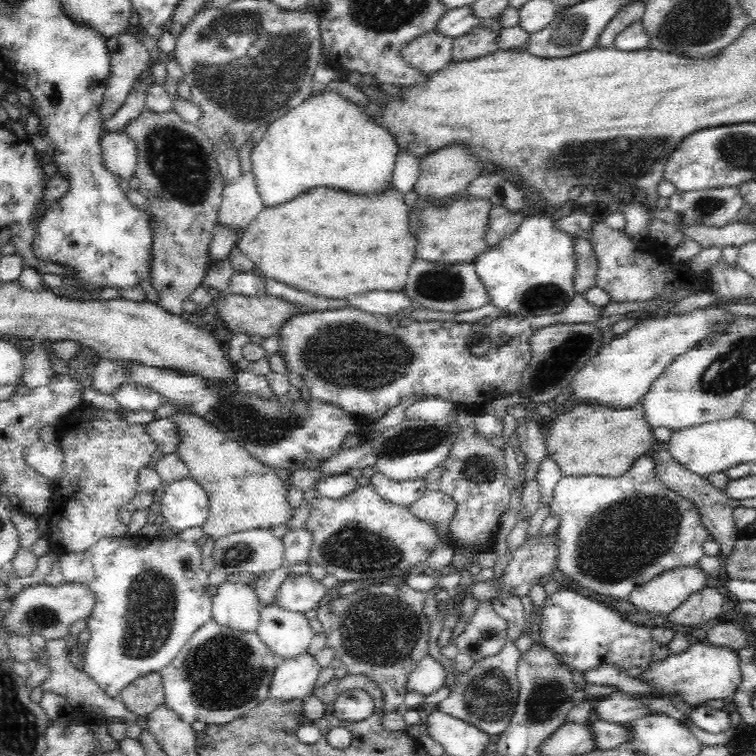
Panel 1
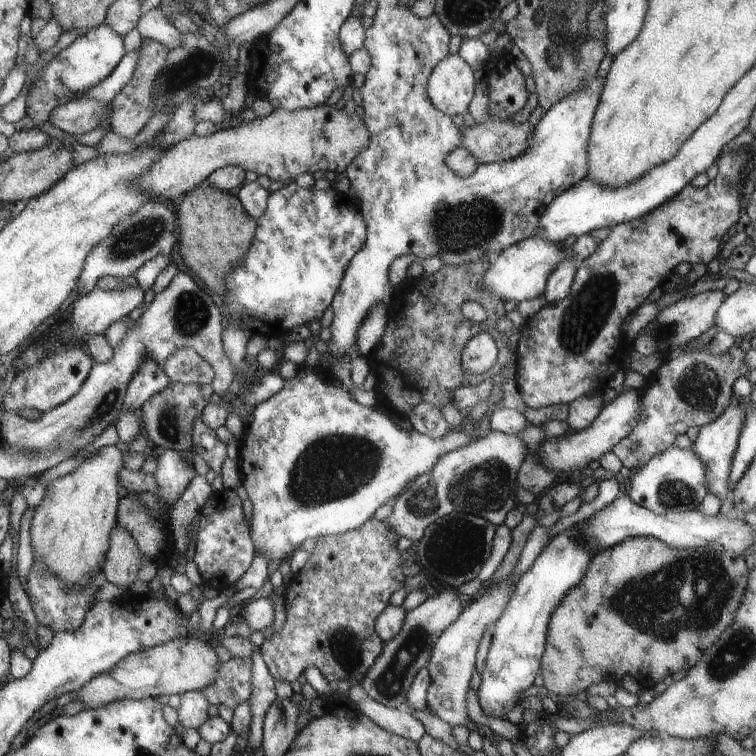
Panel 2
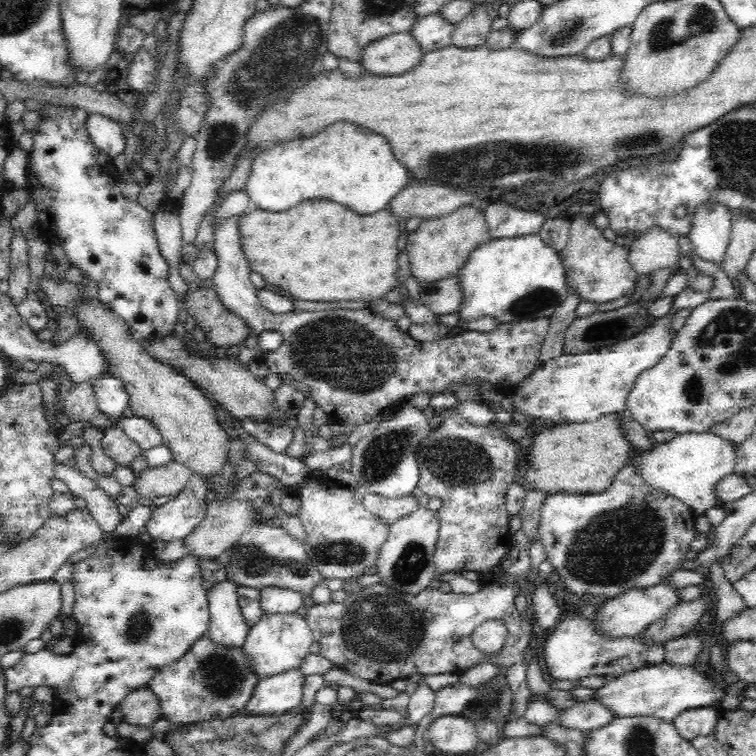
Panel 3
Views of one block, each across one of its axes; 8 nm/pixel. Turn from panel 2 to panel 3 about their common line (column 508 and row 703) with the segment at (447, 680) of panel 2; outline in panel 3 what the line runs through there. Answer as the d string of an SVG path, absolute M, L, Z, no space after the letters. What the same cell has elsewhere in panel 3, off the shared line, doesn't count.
M590 701L575 703L571 708L560 711L555 723L588 734L592 730L603 728L610 720L613 720L613 715L606 706Z

